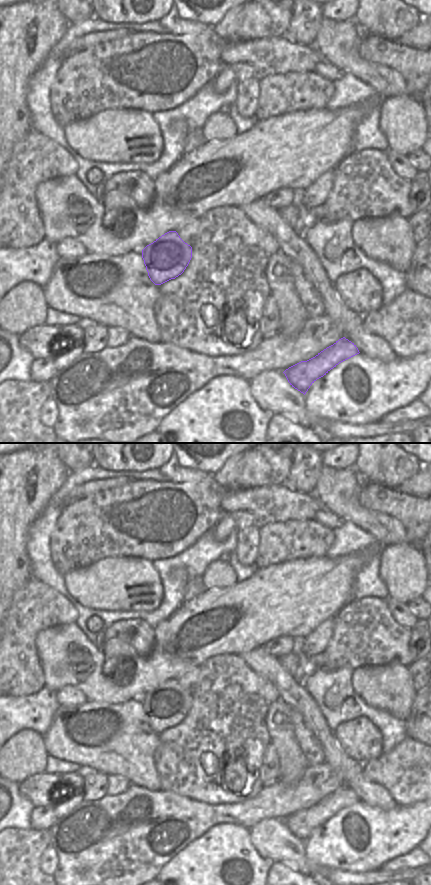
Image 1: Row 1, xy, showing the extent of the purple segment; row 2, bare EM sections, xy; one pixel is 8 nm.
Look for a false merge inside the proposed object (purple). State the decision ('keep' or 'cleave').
keep

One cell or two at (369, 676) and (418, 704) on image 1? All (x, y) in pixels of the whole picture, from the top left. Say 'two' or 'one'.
two

